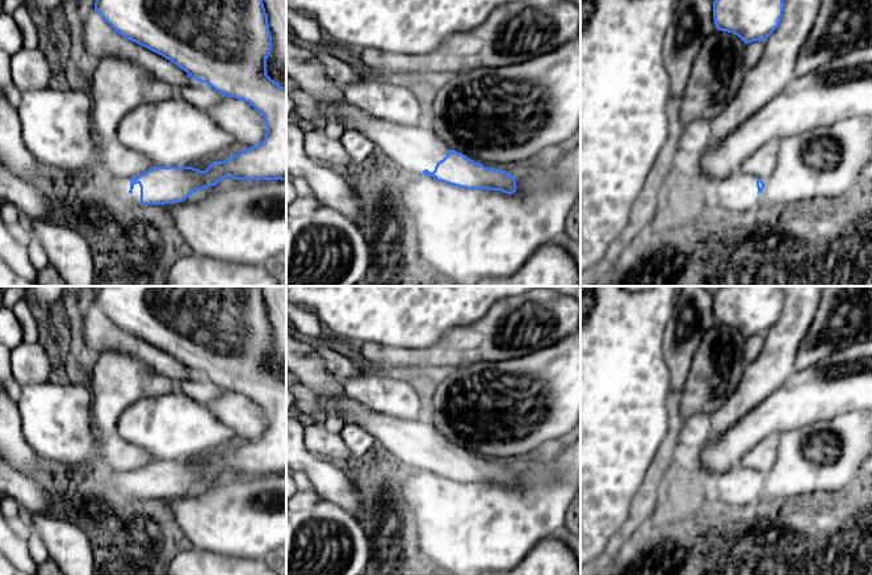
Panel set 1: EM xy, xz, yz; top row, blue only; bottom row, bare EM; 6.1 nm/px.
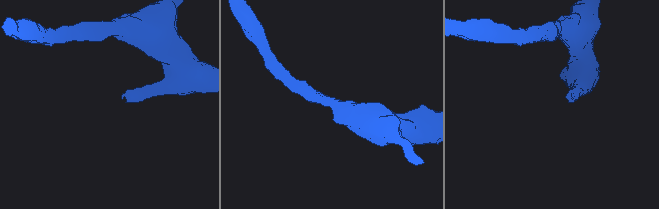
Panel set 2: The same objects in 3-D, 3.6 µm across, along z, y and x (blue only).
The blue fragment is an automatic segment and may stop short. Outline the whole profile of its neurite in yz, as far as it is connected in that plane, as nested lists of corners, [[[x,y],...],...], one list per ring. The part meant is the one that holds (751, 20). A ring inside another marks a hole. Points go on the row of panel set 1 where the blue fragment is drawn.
[[[714,0],[717,30],[733,33],[746,45],[763,41],[779,26],[783,0]]]

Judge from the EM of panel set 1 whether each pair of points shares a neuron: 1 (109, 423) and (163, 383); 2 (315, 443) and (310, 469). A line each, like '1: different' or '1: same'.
1: same
2: different

